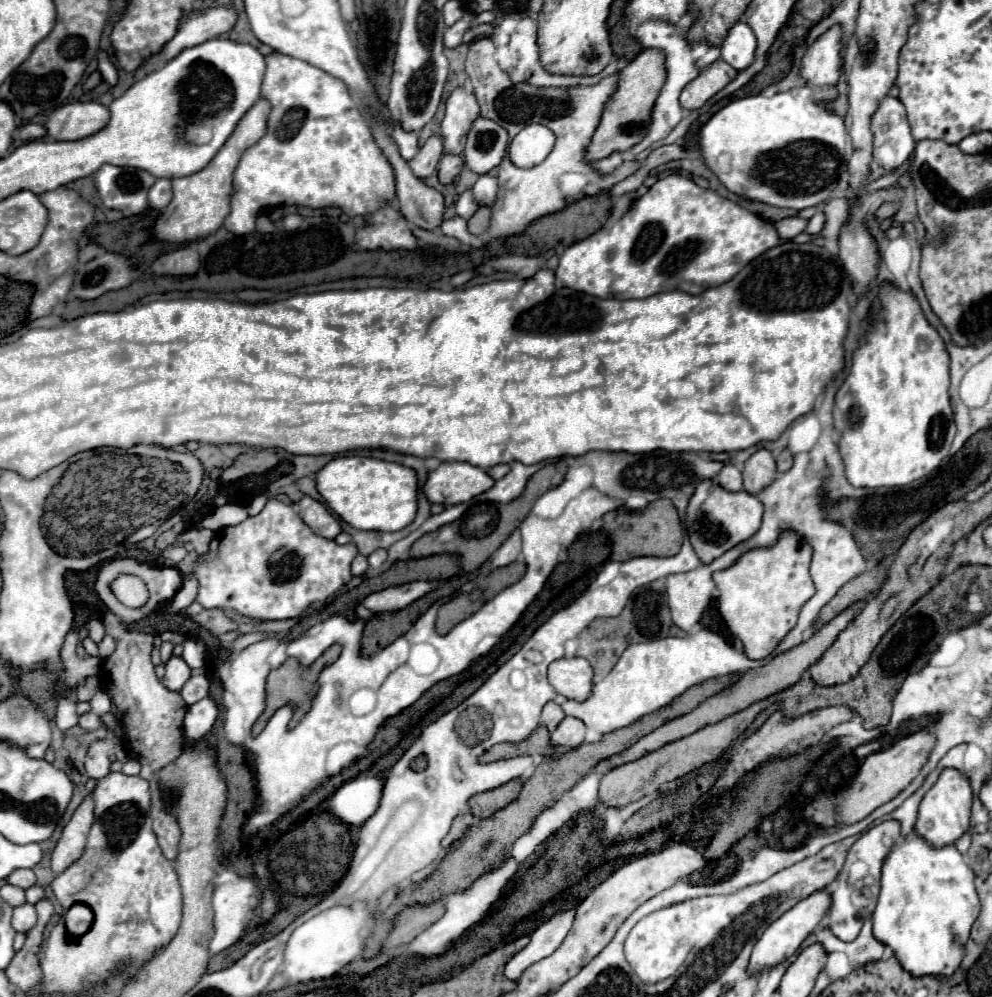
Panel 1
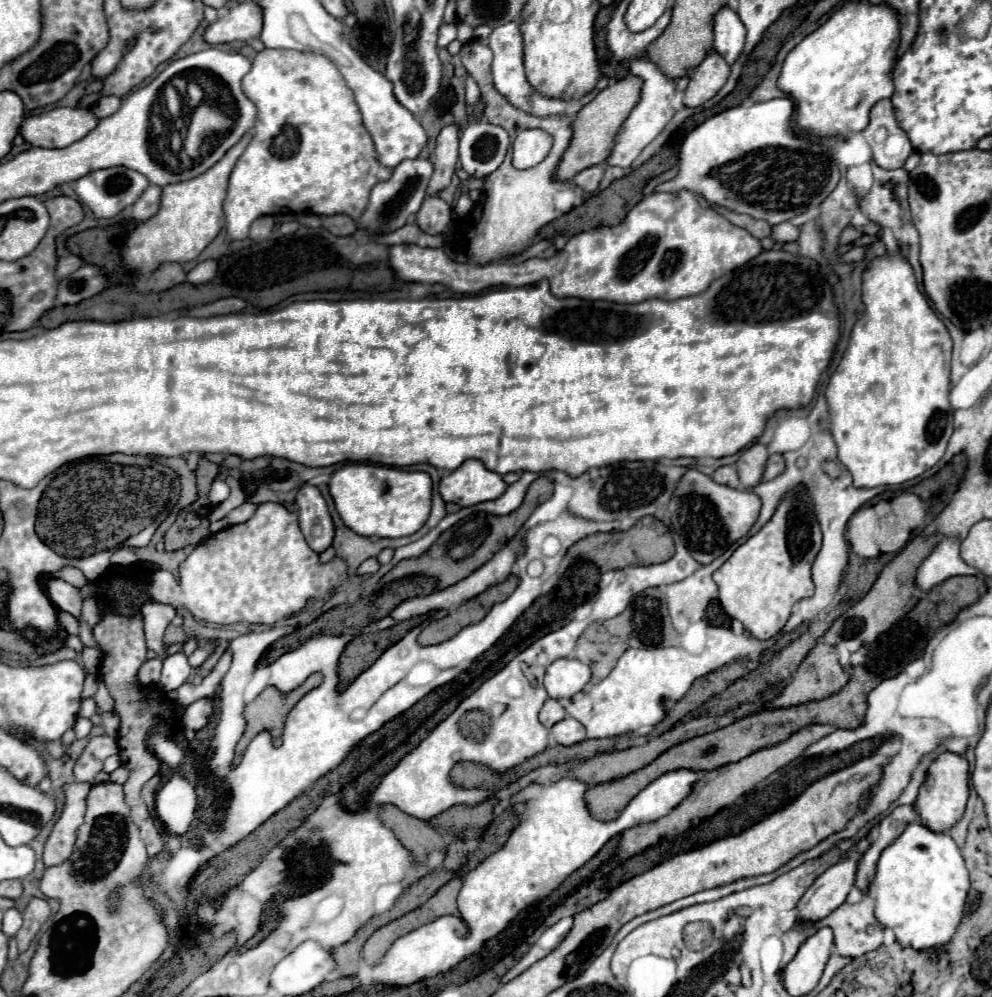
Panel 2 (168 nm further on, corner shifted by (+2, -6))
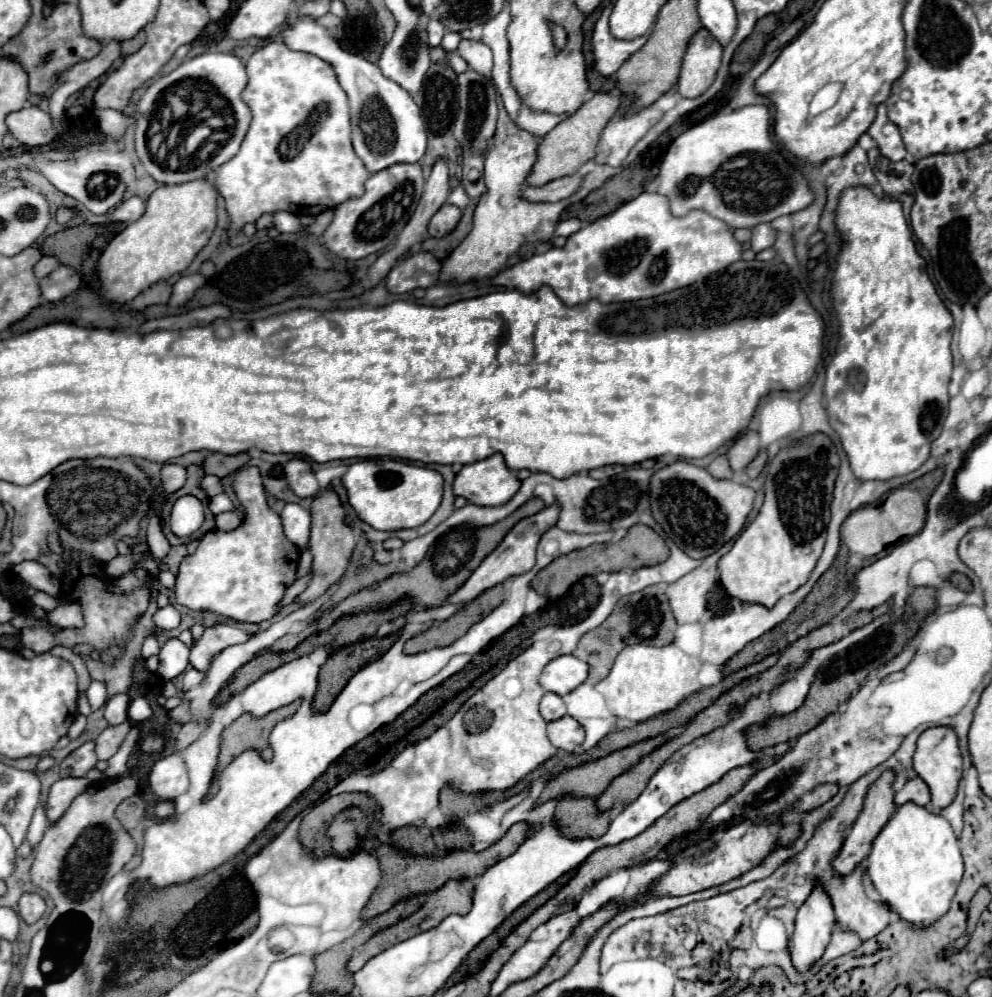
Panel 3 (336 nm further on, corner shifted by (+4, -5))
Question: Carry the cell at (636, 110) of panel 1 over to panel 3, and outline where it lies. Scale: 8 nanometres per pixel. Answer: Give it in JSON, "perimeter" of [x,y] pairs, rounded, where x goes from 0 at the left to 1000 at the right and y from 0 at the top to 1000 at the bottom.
{"perimeter":[[[600,93],[598,99],[594,99],[578,115],[574,115],[559,129],[555,129],[541,147],[541,161],[535,174],[531,176],[531,186],[545,188],[564,178],[578,176],[588,163],[592,163],[600,155],[600,145],[602,145],[606,131],[610,129],[610,123],[614,123],[620,111],[624,109],[624,101],[626,99],[618,93]]]}

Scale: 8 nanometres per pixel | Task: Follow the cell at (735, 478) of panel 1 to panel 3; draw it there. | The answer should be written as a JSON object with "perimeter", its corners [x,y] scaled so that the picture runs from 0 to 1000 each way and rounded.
{"perimeter":[[[731,456],[721,458],[721,460],[713,466],[713,472],[715,472],[719,478],[723,478],[723,480],[737,480],[737,478],[739,478],[739,472],[737,472]]]}

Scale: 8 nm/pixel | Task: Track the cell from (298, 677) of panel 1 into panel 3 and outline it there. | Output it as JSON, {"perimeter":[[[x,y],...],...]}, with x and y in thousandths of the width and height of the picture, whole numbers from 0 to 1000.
{"perimeter":[[[301,703],[289,709],[283,709],[279,713],[273,713],[265,721],[257,721],[253,717],[243,717],[241,721],[237,721],[223,737],[225,743],[223,743],[223,753],[219,761],[219,773],[227,771],[233,765],[233,761],[241,759],[247,751],[259,751],[267,763],[273,763],[275,755],[271,749],[271,735],[281,723],[293,719],[299,713],[299,709],[301,709]]]}

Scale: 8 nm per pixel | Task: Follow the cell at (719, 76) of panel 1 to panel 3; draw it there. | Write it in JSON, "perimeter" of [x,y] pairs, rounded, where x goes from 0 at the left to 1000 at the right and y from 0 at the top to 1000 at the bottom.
{"perimeter":[[[707,27],[697,37],[689,55],[682,91],[695,99],[711,93],[723,75],[723,69],[727,65],[727,53],[729,47],[725,45],[725,41]]]}

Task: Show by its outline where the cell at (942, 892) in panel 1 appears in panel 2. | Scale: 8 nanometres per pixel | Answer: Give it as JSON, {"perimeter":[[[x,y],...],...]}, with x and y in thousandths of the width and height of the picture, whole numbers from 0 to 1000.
{"perimeter":[[[920,824],[912,828],[910,837],[902,843],[902,847],[894,849],[888,855],[882,883],[878,887],[878,895],[882,899],[882,921],[886,923],[886,927],[890,931],[900,933],[904,945],[910,951],[920,951],[924,955],[930,955],[930,953],[941,953],[941,951],[949,951],[957,947],[957,943],[965,935],[973,919],[977,877],[975,877],[975,871],[973,871],[973,865],[969,861],[965,847],[955,835],[943,837],[936,830]]]}

